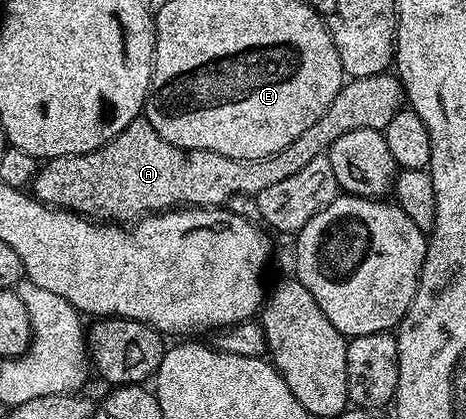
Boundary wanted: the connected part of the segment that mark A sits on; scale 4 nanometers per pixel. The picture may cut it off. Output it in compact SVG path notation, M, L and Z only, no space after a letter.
M384 73L360 79L348 78L337 93L337 97L333 97L333 105L329 105L329 109L325 109L325 113L317 117L317 122L309 125L309 129L305 129L305 133L301 133L301 137L297 137L293 145L281 149L281 153L273 153L269 157L260 159L234 159L212 151L190 151L178 147L165 141L165 137L161 137L161 133L157 133L157 129L149 125L146 117L140 117L129 121L129 125L125 125L125 129L121 129L121 133L117 133L117 137L113 137L104 147L84 155L66 155L46 160L36 170L33 194L35 198L48 203L50 207L76 211L89 219L110 221L115 225L131 225L148 215L181 207L222 207L235 195L257 196L261 193L261 189L269 189L269 185L277 185L277 181L283 181L285 177L299 173L301 169L305 169L305 165L309 165L309 161L313 161L313 157L326 155L331 143L345 133L357 129L373 129L382 133L404 103L403 85L394 74Z

